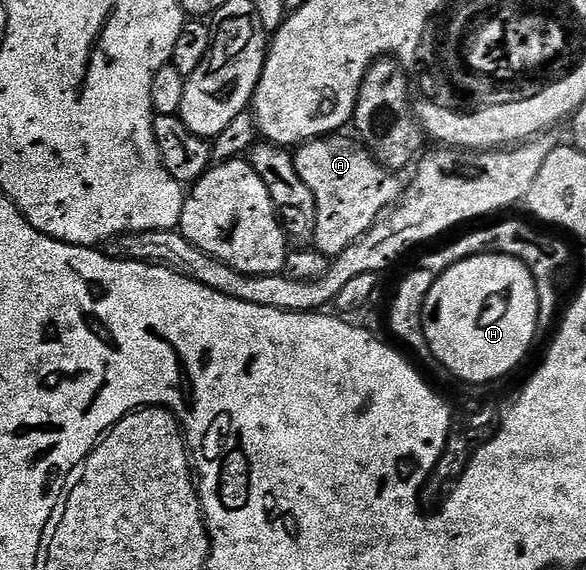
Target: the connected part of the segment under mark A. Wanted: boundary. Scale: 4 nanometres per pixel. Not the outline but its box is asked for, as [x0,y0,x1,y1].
[292,134,404,258]

